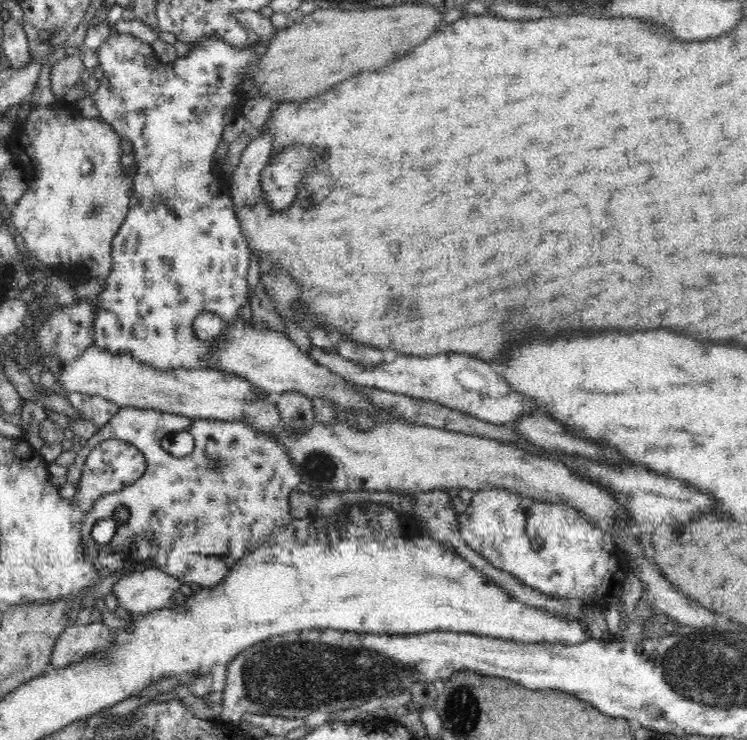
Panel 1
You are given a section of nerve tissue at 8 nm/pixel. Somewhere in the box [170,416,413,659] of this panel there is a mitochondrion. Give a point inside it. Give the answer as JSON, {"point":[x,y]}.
{"point":[321,467]}

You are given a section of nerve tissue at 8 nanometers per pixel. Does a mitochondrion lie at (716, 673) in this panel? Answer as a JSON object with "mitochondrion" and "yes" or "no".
{"mitochondrion":"yes"}

